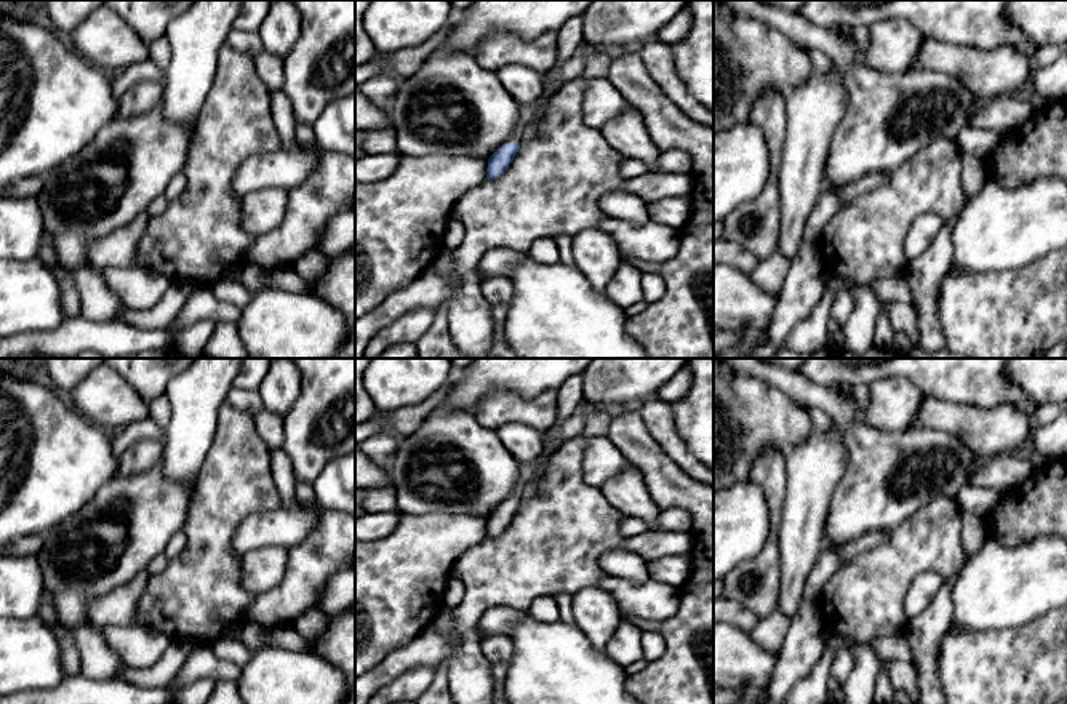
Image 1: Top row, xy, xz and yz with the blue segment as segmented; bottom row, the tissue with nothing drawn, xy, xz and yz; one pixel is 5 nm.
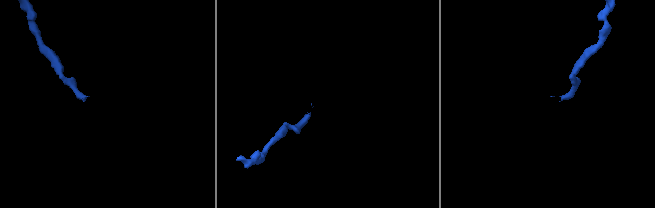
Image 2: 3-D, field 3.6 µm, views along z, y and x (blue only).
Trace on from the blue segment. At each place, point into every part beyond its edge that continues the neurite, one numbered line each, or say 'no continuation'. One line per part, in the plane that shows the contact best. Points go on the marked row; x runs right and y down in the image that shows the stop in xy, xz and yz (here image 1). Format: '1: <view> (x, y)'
1: xz (573, 68)

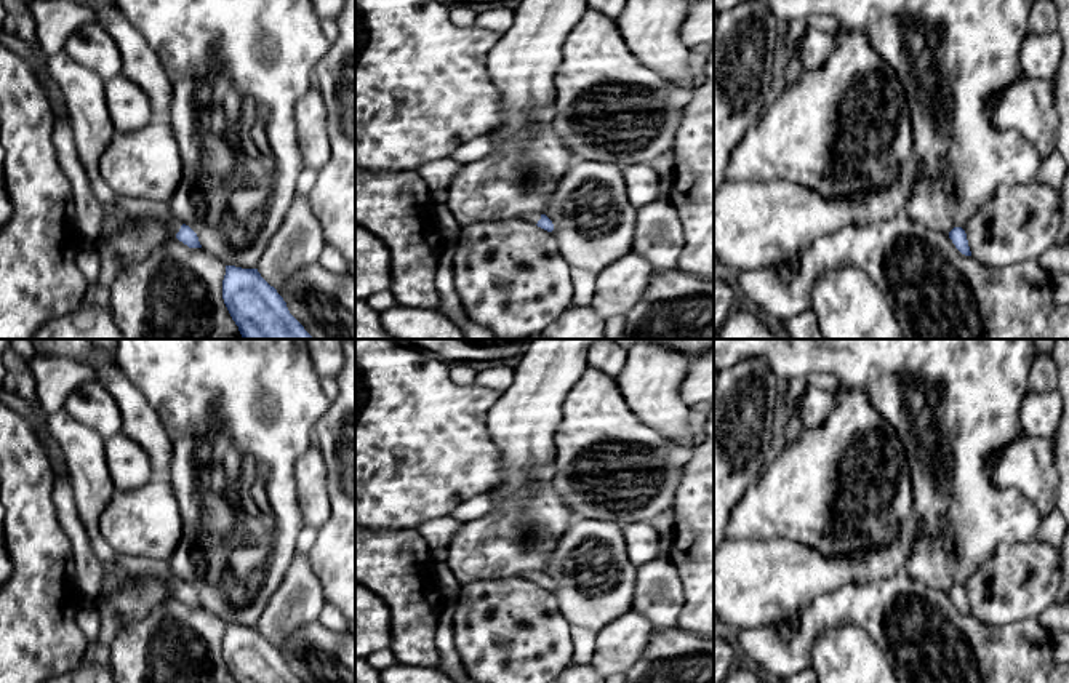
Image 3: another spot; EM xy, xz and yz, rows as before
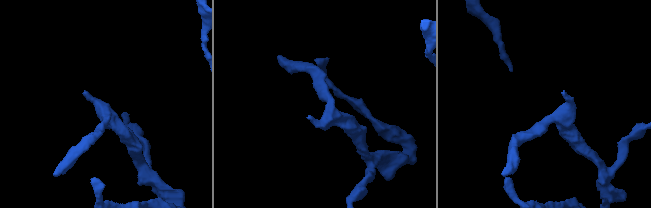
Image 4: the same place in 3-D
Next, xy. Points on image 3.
1: xy (159, 211)

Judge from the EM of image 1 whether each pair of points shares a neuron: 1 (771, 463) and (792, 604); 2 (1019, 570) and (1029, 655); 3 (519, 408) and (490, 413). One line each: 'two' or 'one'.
1: two
2: two
3: one

